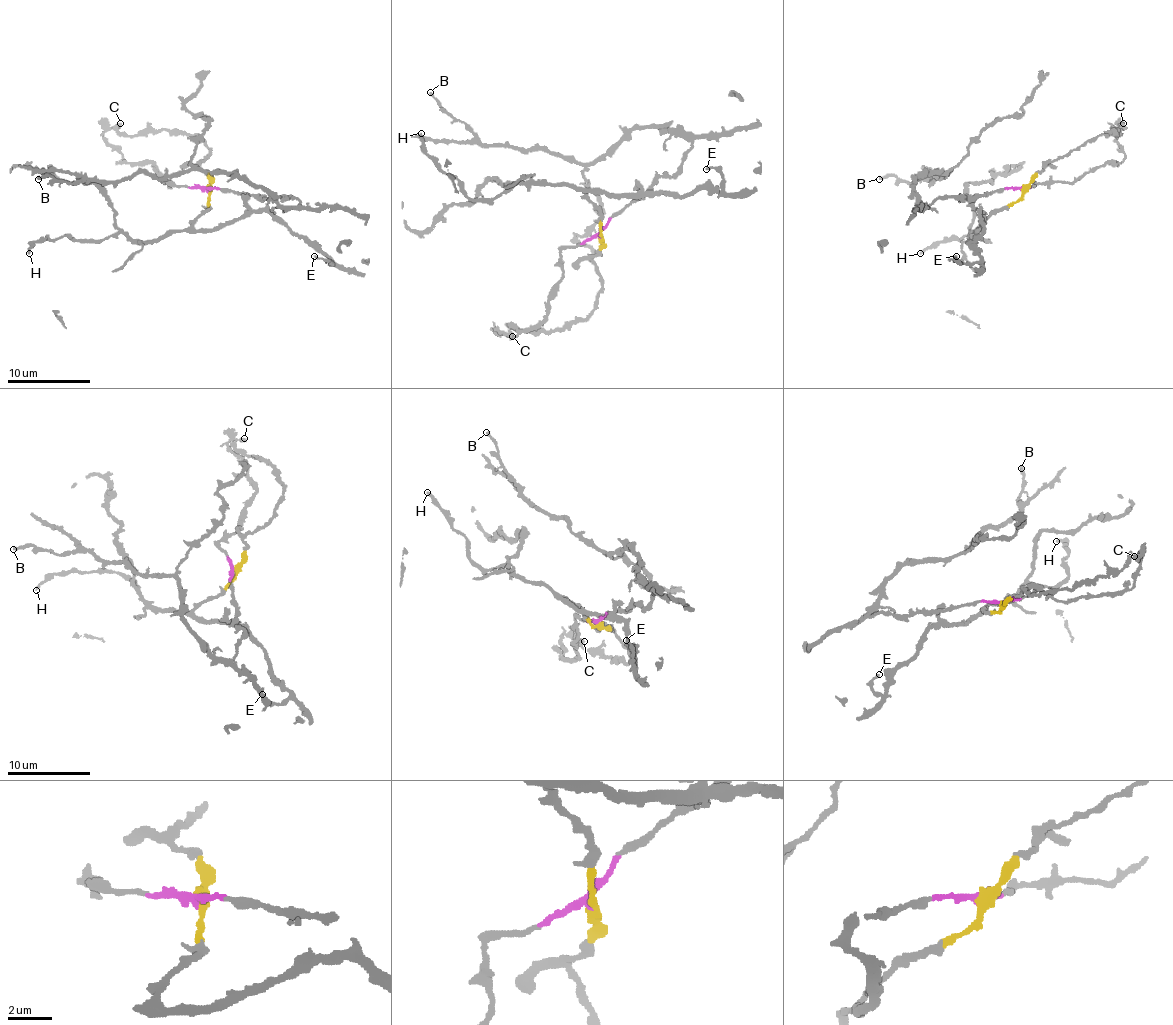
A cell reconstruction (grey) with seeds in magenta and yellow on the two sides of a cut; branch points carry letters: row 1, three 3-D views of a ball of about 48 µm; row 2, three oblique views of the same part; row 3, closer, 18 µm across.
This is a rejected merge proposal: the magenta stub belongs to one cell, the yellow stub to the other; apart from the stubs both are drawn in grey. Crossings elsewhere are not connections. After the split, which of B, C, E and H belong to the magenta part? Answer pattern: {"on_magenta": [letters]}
{"on_magenta": ["B", "C"]}

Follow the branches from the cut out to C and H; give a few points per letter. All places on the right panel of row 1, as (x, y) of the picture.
C: (1022, 190), (1041, 183), (1076, 181), (1107, 163), (1119, 163), (1123, 150), (1117, 136), (1123, 123)
H: (1022, 190), (1014, 202), (997, 208), (972, 231), (972, 242), (972, 233), (987, 239), (943, 239), (920, 254)

